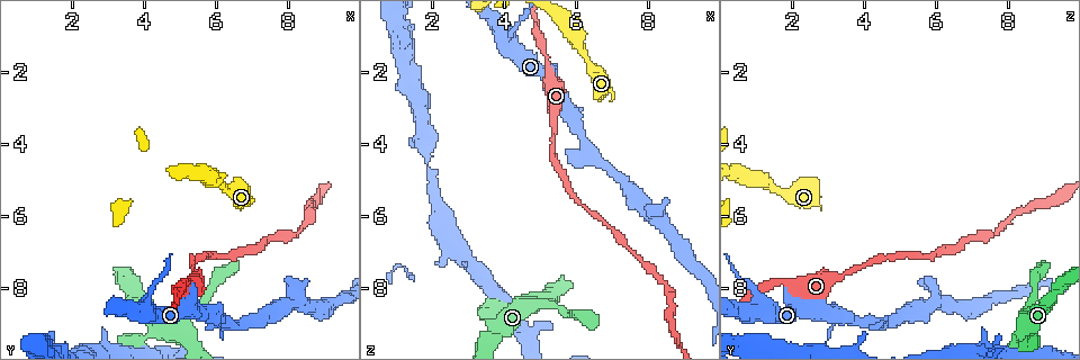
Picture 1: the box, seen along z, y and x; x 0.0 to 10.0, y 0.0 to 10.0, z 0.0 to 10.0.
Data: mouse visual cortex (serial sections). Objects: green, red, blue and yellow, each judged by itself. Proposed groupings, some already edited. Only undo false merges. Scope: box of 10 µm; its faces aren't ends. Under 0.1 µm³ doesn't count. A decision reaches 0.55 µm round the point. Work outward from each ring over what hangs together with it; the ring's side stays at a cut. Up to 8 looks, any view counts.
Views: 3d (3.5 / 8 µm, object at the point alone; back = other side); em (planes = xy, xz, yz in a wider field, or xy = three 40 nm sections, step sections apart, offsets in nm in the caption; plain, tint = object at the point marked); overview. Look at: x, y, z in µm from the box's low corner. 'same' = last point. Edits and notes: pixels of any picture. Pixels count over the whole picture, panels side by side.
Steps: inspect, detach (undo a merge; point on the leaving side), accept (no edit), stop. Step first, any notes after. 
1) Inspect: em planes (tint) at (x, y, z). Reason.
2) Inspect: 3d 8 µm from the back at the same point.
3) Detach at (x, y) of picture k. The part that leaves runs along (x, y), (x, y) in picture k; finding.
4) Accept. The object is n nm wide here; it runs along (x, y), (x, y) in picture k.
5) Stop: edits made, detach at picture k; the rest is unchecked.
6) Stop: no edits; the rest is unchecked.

Inspect: 3d 8 µm at (6.90, 9.00, 4.60). Thin neck.

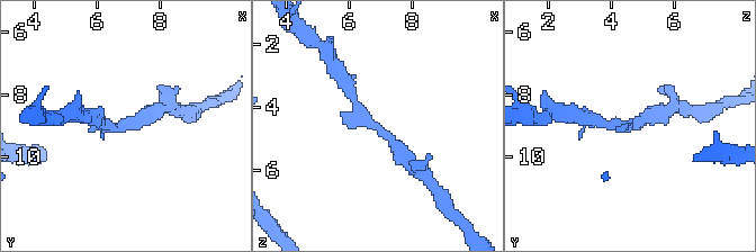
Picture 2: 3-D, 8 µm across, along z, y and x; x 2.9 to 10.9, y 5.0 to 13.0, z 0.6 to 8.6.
Inspect: em xy step 1 (tint) at the same point. The arms are 300, 400 nm wide; shape alone is not enough.

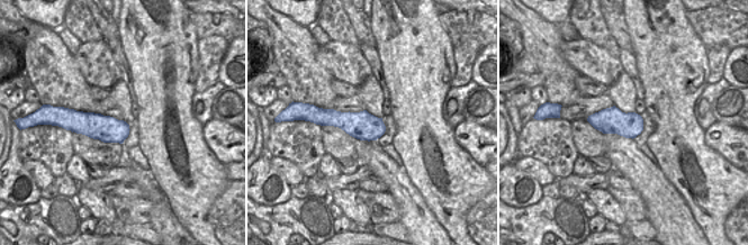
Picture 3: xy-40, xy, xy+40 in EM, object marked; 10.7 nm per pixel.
Accept. It runs along (356, 106), (398, 149) in picture 2; continuous, no second cell.

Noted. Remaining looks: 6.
Inspect: 3d 3.5 µm at (5.50, 8.55, 8.60). Sudden change in width.

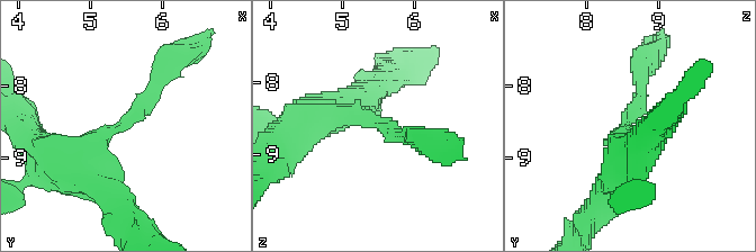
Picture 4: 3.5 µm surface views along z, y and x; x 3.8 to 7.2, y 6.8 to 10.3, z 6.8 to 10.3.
Inspect: em xy step 1 (tint) at (5.50, 8.50, 8.55).

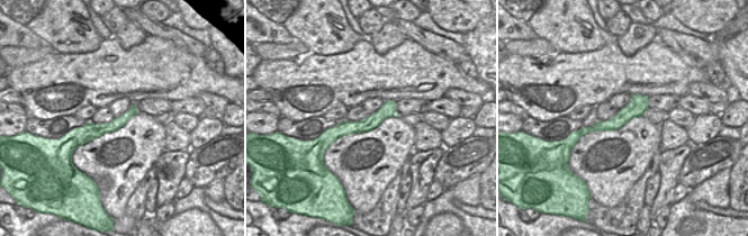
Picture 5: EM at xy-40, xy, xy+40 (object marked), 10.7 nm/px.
Accept. It runs along (646, 99), (613, 124), (577, 133) in picture 5; one cell here.

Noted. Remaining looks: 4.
Inspect: 3d 3.5 µm from the back at (7.65, 6.65, 7.10). Thin neck.

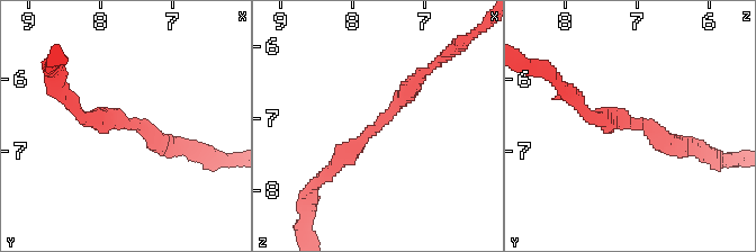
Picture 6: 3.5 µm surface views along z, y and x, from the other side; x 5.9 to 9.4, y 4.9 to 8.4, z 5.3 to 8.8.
Inspect: em xy step 2 (tint) at (7.70, 6.60, 7.10). The arms are 250, 250 nm wide; now the EM.

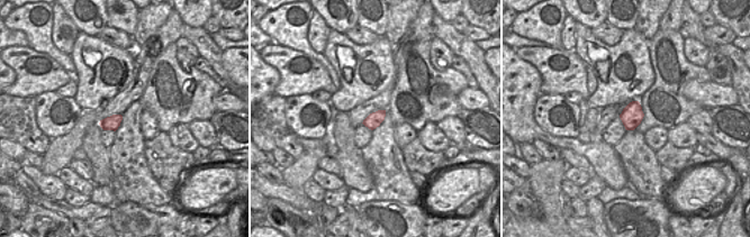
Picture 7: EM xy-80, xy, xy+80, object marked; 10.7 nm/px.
Accept. All the same cell.

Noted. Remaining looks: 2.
Stop: no edits; the rest is unchecked.

